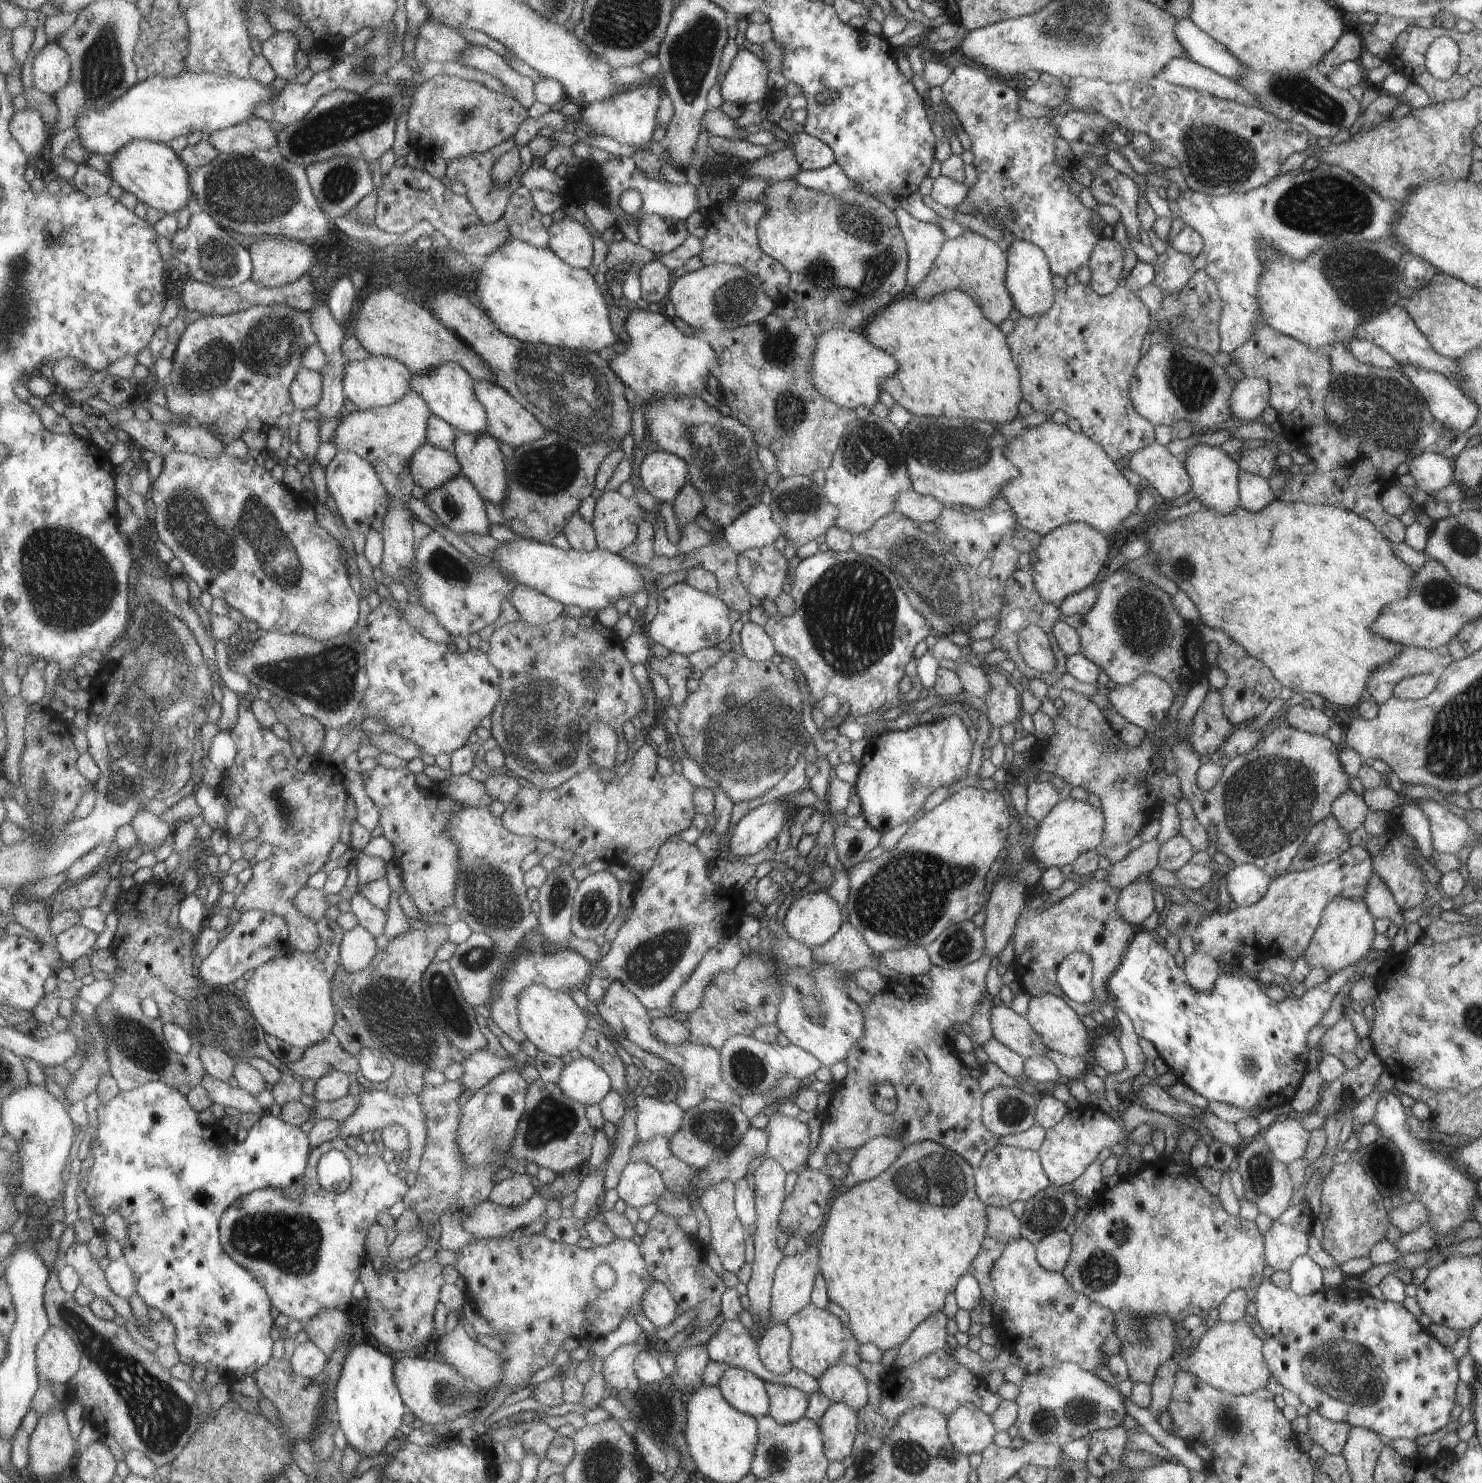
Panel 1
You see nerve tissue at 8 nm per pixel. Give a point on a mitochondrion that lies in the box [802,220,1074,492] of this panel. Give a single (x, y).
(966, 451)

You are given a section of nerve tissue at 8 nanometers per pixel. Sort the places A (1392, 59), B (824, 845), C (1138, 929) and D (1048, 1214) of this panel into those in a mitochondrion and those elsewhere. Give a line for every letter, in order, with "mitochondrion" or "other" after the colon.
A: other
B: other
C: other
D: mitochondrion

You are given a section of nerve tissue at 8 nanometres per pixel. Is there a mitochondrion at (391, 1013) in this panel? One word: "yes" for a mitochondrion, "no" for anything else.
yes

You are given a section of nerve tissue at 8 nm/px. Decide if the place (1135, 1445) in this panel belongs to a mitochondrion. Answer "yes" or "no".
no

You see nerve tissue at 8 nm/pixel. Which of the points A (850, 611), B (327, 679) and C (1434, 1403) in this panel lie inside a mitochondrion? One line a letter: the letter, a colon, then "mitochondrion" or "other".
A: mitochondrion
B: mitochondrion
C: other

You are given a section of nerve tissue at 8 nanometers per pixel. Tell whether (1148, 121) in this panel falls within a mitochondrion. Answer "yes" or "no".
no

